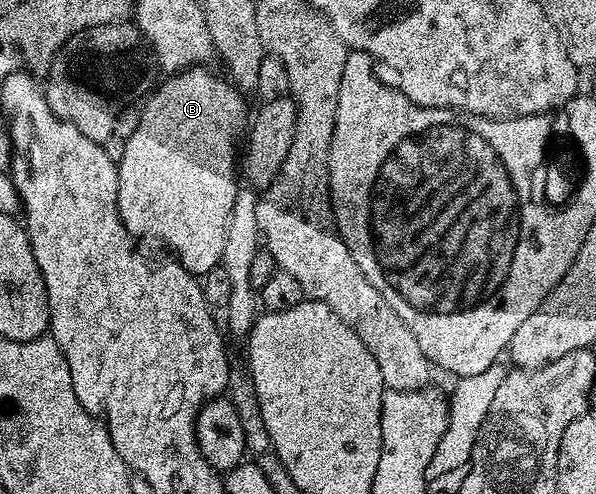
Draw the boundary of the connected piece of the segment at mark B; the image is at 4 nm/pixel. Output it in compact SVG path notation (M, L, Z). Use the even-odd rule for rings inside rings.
M194 66L184 68L182 72L174 72L164 77L161 85L158 83L152 89L151 95L144 101L140 109L138 129L135 134L123 141L125 148L117 160L117 209L121 215L123 226L129 231L130 236L140 238L146 236L149 240L162 240L171 251L174 252L176 263L182 264L191 275L198 278L205 276L207 270L211 270L216 264L221 263L223 254L223 238L227 238L227 222L231 218L231 206L235 206L235 194L239 187L239 168L233 163L239 160L239 141L247 128L247 116L245 120L245 100L240 88L230 82L224 75L216 76L209 66Z

